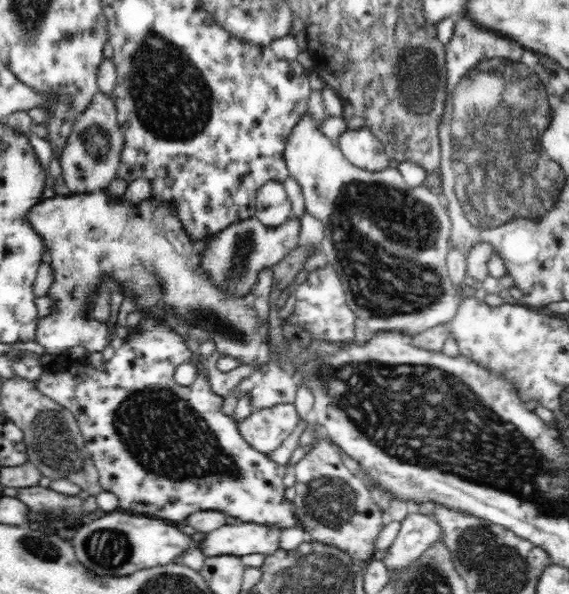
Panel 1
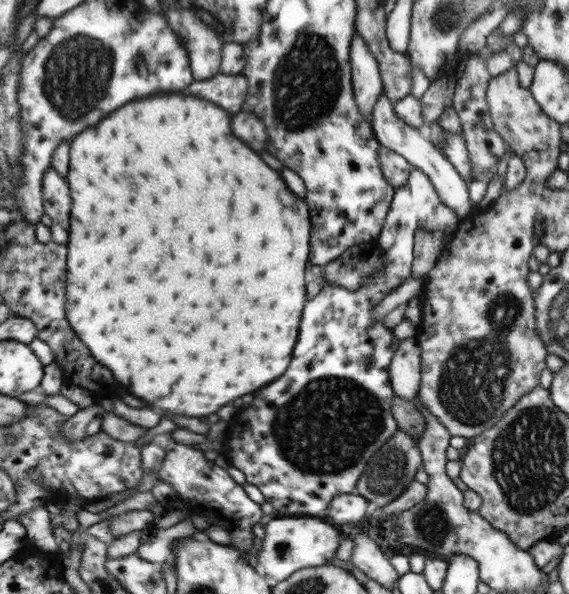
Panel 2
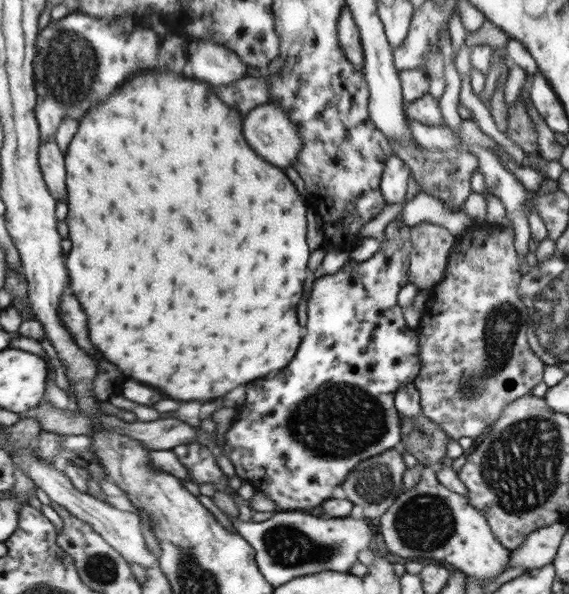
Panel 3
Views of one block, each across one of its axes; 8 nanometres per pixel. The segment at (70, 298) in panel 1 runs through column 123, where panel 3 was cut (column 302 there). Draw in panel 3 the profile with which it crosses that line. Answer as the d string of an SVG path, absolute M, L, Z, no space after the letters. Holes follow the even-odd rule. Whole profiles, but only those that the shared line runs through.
M146 70L136 74L132 80L128 81L128 86L124 86L124 90L120 90L120 94L116 94L116 98L110 98L108 102L100 102L100 106L96 106L96 110L92 110L92 114L88 118L84 118L76 140L72 142L70 150L66 153L68 186L70 186L69 201L72 202L70 204L71 211L66 221L70 226L70 237L74 240L73 248L67 259L72 279L70 288L72 293L84 302L84 308L88 310L88 316L92 318L92 338L94 338L96 346L100 346L100 350L104 350L104 354L114 364L118 364L134 380L144 382L144 384L148 384L152 388L160 388L170 398L176 398L176 400L202 400L202 398L204 400L214 400L214 398L220 398L226 392L230 392L230 390L234 390L234 388L238 388L238 386L242 386L246 382L252 382L256 378L266 376L272 370L284 368L292 360L292 356L296 354L296 350L298 350L298 346L302 342L302 334L300 334L302 328L300 328L300 322L298 322L298 316L296 316L296 306L298 306L298 300L302 296L302 284L306 280L306 270L308 270L306 264L308 264L308 256L310 256L310 250L308 250L308 244L306 244L306 206L304 206L298 190L294 188L294 184L288 180L288 176L282 172L282 169L268 164L266 160L262 160L258 154L254 154L250 150L250 146L246 144L246 140L242 136L242 113L236 107L231 107L218 98L210 90L210 84L207 82L187 78L186 76L172 73L172 71Z

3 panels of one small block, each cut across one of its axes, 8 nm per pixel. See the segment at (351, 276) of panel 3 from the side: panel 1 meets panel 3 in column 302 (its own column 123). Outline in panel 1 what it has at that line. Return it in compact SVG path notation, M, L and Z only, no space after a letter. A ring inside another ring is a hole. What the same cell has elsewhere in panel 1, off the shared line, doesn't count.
M148 320L142 324L142 330L140 330L140 336L134 337L134 340L130 340L130 346L120 346L118 350L115 350L114 355L110 360L103 362L102 370L92 366L90 362L76 362L74 359L70 359L62 353L56 354L54 362L46 363L43 365L44 372L42 376L35 380L38 389L42 394L45 394L48 398L56 401L62 407L70 411L74 420L78 421L80 432L82 433L84 444L88 452L93 456L92 460L99 470L99 482L102 484L106 492L112 492L120 500L118 506L124 508L124 510L132 510L136 514L148 514L148 516L160 516L164 520L184 520L188 518L190 514L202 510L216 510L218 512L224 512L229 517L237 519L241 523L255 523L262 524L270 527L278 527L280 529L296 528L298 521L294 518L294 511L288 499L284 497L284 476L288 470L287 465L281 465L274 462L270 457L267 457L264 453L258 452L254 447L250 446L240 434L237 424L234 423L232 416L228 416L222 412L222 402L224 397L219 396L210 389L210 381L208 378L208 371L202 363L197 363L197 379L189 387L182 386L176 383L174 379L174 372L180 364L184 362L190 362L192 358L192 352L190 347L186 346L186 342L182 341L182 337L175 334L171 330L170 326L162 326L162 324L155 324L153 320Z

